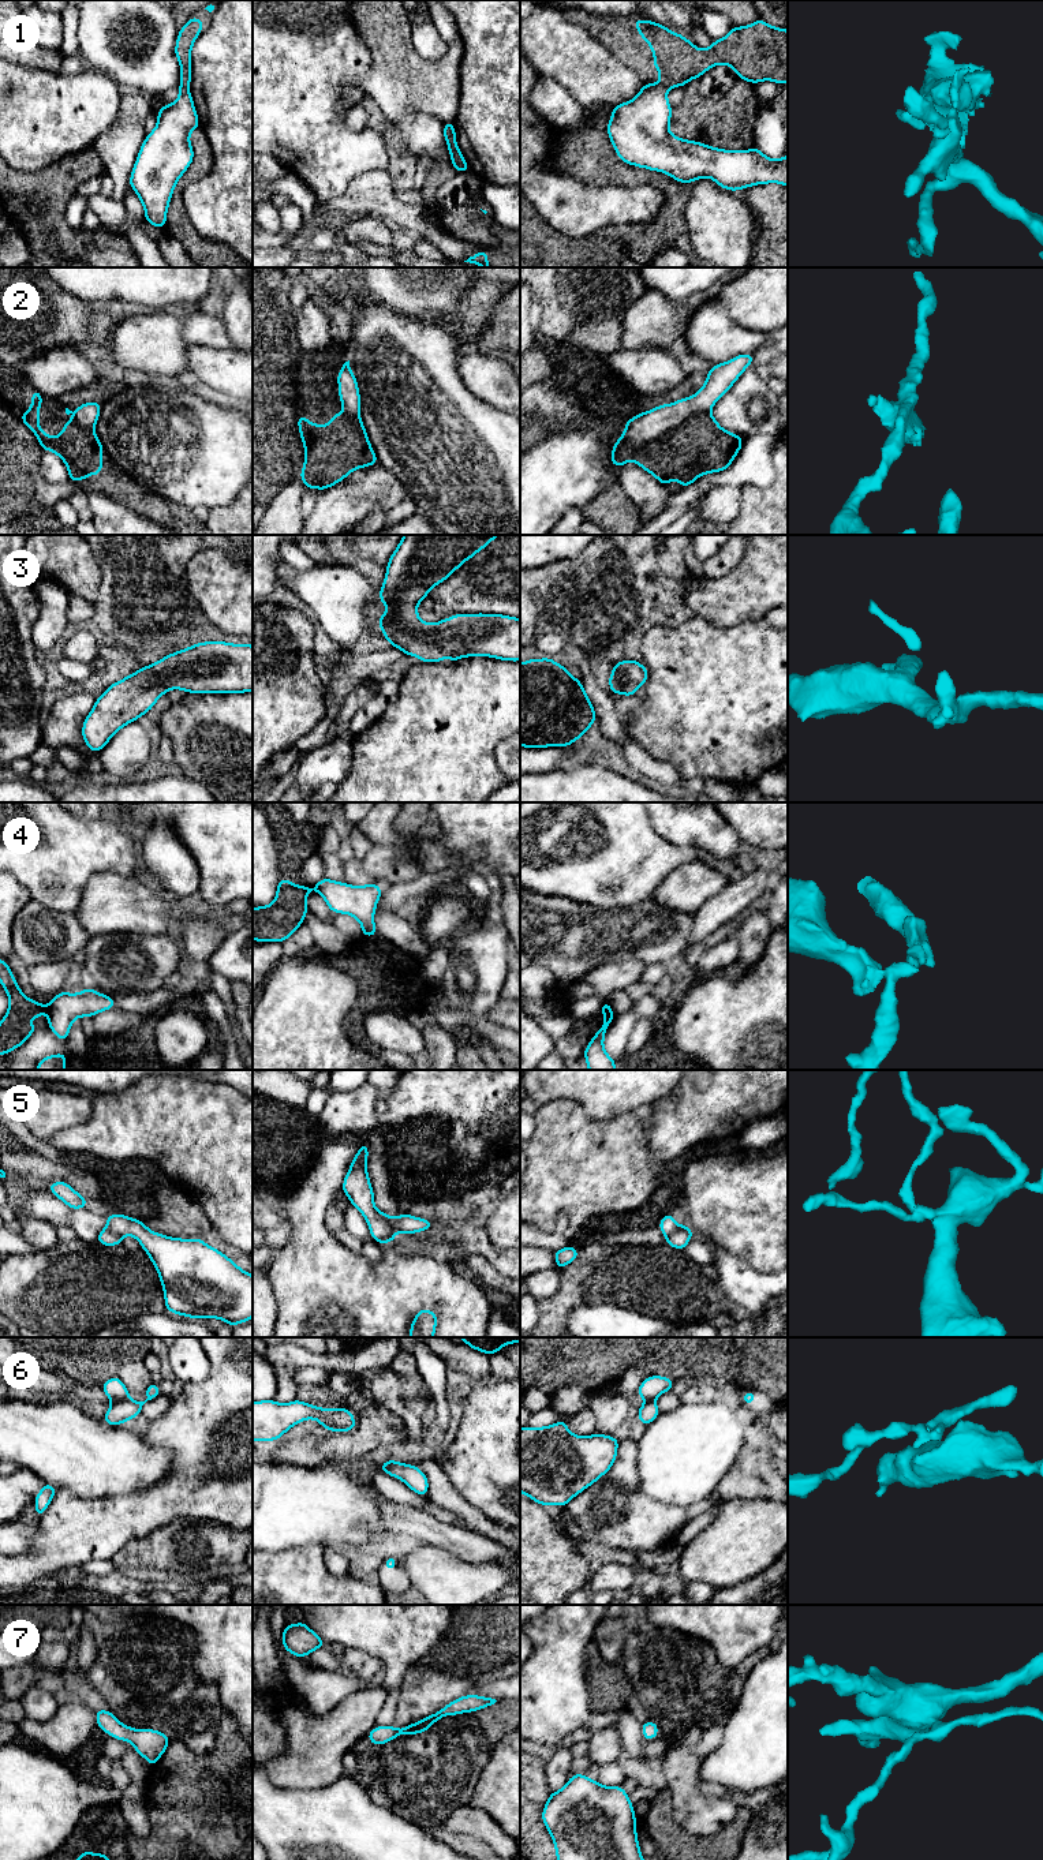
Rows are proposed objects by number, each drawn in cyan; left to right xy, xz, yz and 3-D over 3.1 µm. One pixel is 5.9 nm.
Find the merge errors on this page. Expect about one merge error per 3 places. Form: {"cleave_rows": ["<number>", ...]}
{"cleave_rows": ["1", "2", "4", "5", "6"]}

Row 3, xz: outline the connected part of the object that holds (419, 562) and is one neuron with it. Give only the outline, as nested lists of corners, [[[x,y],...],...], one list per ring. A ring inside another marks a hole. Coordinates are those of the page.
[[[404,535],[390,555],[385,580],[380,590],[380,602],[389,607],[378,620],[378,626],[390,645],[405,655],[416,656],[422,662],[440,663],[444,658],[452,662],[466,656],[491,656],[501,660],[520,660],[520,618],[502,614],[453,614],[434,625],[425,622],[418,615],[418,605],[427,598],[429,591],[445,581],[461,564],[483,550],[489,542],[501,535]]]

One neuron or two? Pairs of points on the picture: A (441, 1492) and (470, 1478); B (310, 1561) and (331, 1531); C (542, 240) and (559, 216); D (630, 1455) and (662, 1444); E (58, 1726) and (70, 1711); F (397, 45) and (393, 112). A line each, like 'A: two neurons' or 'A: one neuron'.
A: two neurons
B: two neurons
C: two neurons
D: two neurons
E: one neuron
F: one neuron

